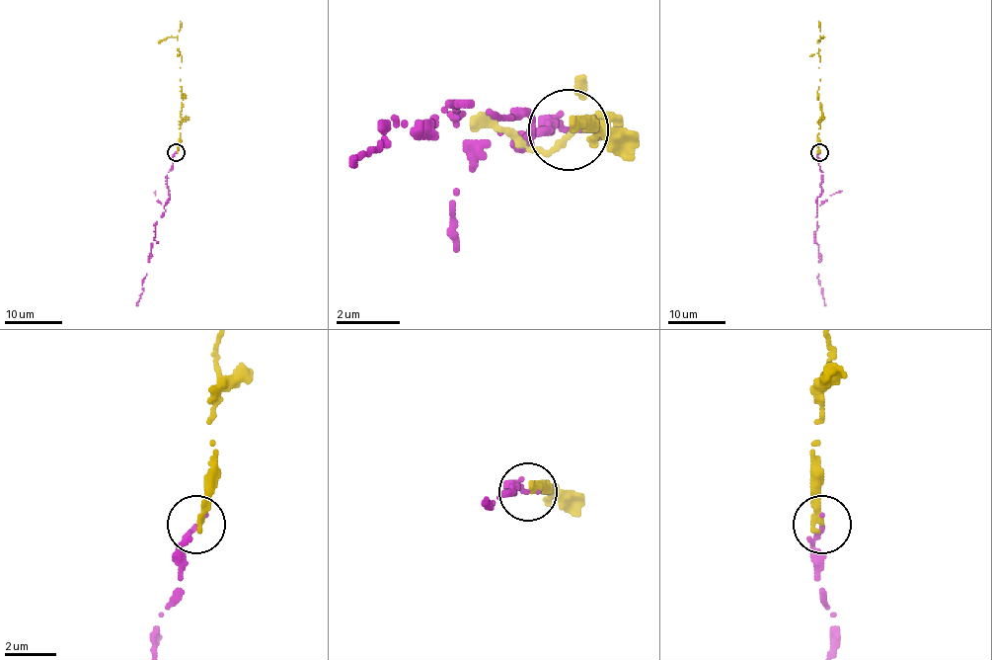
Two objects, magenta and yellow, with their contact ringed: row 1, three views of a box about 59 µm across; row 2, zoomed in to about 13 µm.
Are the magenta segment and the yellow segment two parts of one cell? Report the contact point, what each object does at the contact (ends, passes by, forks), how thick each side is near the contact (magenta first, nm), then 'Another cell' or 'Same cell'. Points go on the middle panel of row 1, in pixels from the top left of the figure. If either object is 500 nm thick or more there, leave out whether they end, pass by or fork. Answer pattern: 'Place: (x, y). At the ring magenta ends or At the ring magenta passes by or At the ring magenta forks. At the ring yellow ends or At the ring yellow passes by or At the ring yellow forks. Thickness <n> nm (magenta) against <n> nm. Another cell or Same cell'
Place: (569, 129). At the ring magenta ends. At the ring yellow ends. Thickness 220 nm (magenta) against 300 nm. Another cell

